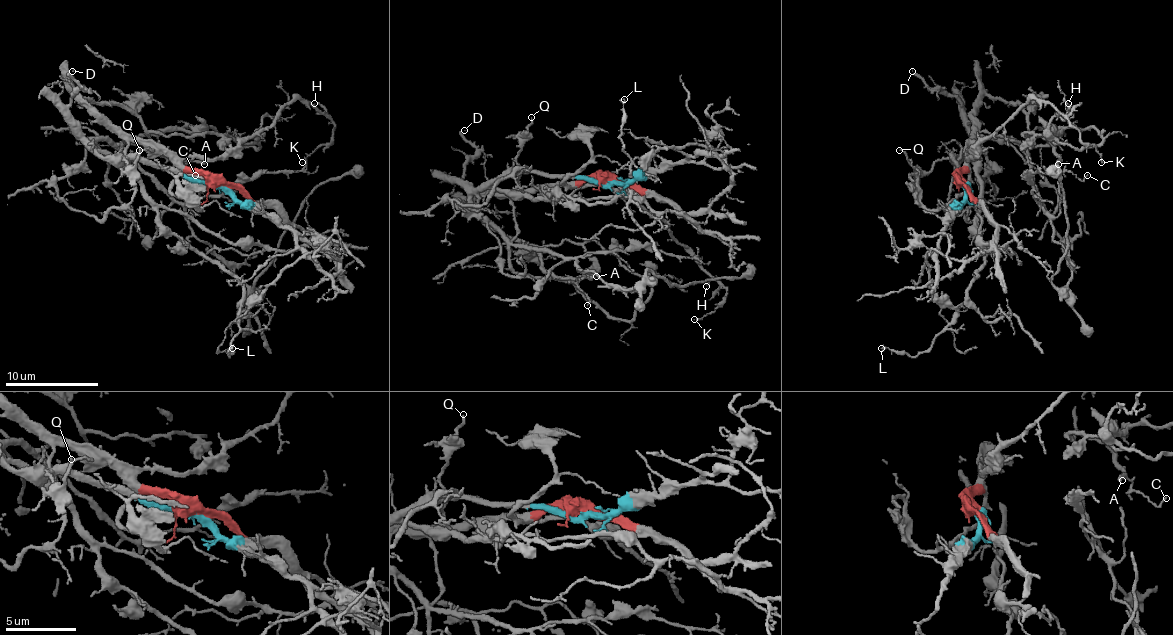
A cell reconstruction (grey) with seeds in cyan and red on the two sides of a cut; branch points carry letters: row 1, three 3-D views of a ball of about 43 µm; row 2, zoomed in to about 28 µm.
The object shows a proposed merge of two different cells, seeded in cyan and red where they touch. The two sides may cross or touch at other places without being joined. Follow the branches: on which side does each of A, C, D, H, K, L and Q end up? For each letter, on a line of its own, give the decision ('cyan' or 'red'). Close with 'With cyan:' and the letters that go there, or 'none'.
A: red
C: red
D: cyan
H: red
K: red
L: cyan
Q: cyan
With cyan: D, L, Q

